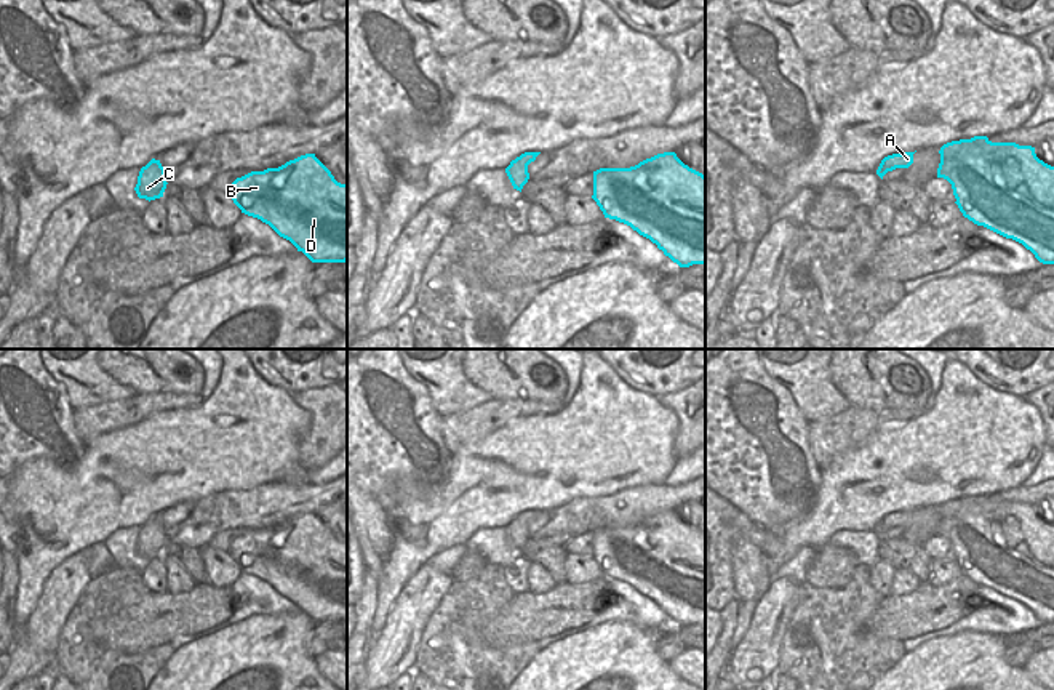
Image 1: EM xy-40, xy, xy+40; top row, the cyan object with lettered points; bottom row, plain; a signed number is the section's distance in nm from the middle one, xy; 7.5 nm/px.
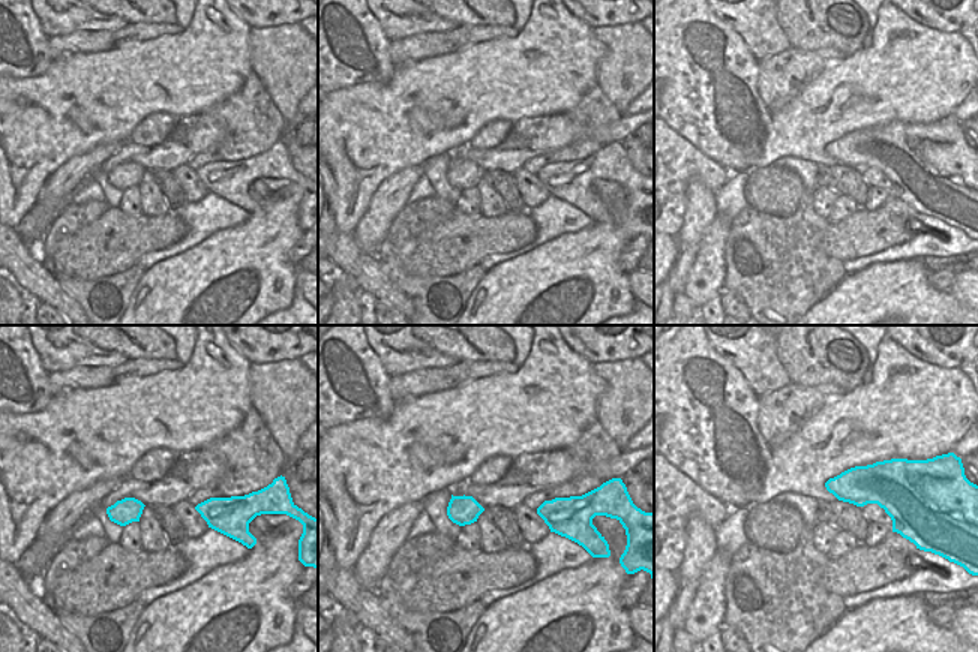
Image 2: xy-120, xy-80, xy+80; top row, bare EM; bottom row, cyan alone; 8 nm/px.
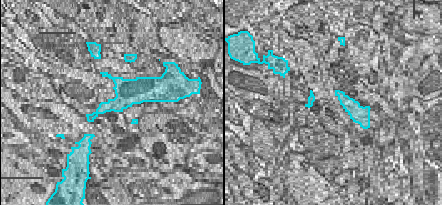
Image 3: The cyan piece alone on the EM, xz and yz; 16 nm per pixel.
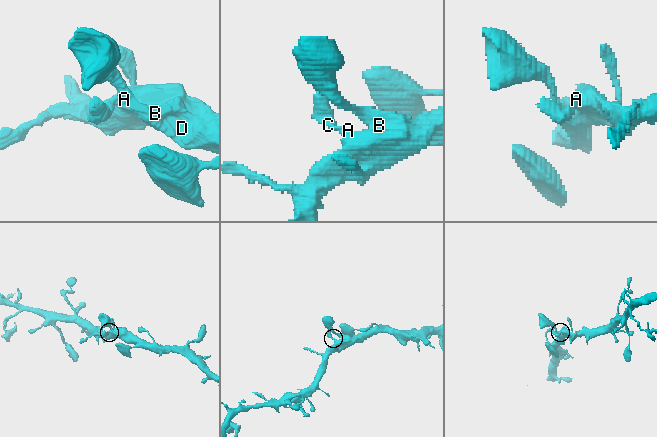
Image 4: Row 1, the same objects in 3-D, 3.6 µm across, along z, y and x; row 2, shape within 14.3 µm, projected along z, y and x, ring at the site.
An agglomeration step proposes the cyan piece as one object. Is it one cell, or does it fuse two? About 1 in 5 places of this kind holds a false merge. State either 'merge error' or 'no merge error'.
no merge error

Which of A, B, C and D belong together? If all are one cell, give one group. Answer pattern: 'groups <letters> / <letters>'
groups A B C D

